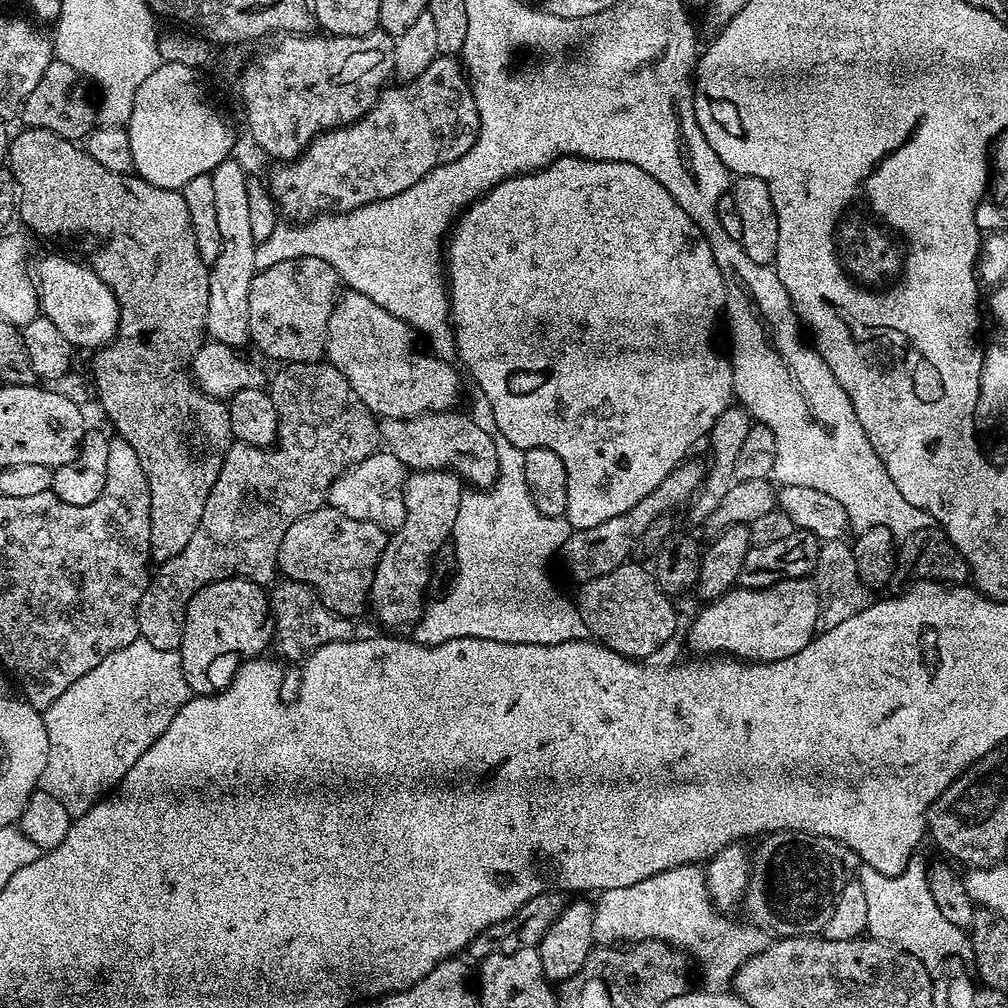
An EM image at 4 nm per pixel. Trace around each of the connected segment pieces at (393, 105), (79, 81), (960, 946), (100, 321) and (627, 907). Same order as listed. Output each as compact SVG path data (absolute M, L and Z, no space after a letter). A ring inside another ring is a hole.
M439 55L418 78L385 87L372 109L358 122L323 132L301 156L277 163L280 191L274 196L275 202L296 219L293 221L303 222L321 214L349 212L382 198L394 198L394 194L402 194L402 190L410 190L414 182L426 178L430 170L462 158L462 154L474 146L479 129L478 106L463 63L457 57Z
M62 58L53 59L50 66L46 66L46 74L34 90L24 99L22 109L23 123L29 128L50 130L50 134L58 134L67 140L83 141L88 133L98 124L98 108L88 97L85 81Z
M913 862L902 874L887 876L878 874L869 864L861 864L858 879L862 890L866 890L866 932L871 939L895 944L929 966L949 958L971 957L972 946L965 929L954 926L938 911L930 894L925 865Z
M50 256L36 266L34 287L38 297L38 308L54 326L58 326L62 338L70 342L73 349L92 348L99 350L116 337L116 327L120 321L120 303L114 294L98 278L91 267L75 264L60 256Z
M684 865L660 871L633 886L614 887L599 893L593 905L591 932L595 943L640 943L660 940L688 953L704 968L707 989L727 987L736 972L754 954L771 944L771 935L756 925L738 925L718 911L705 886L705 871L699 865ZM728 983L728 985L726 985Z

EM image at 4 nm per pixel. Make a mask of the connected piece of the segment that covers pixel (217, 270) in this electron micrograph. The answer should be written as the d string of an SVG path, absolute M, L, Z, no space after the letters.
M236 158L221 162L210 174L214 182L214 214L218 222L220 249L218 258L210 266L210 302L206 310L206 332L211 339L237 350L249 343L250 334L250 282L256 277L254 250L256 243L250 234L249 199L247 184L249 173L244 173Z

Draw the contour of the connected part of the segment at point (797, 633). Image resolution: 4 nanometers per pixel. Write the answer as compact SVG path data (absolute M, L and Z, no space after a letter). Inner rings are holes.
M812 578L802 580L783 580L769 588L741 588L732 589L719 600L711 601L696 616L692 629L688 632L688 644L696 654L727 654L732 658L739 658L757 664L774 662L782 658L790 658L790 654L798 654L802 646L811 642L817 635L818 622L818 594L816 581Z

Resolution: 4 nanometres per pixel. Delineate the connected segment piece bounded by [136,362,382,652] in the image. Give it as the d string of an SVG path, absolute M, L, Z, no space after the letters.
M317 362L315 364L285 363L283 366L277 368L280 369L277 370L276 377L273 380L271 377L270 380L272 401L278 410L278 422L280 423L275 445L271 448L258 448L239 442L232 443L224 459L222 470L218 474L218 478L210 490L210 494L206 498L206 510L202 510L202 522L198 522L198 530L194 530L194 538L190 538L190 542L186 542L186 550L182 550L182 554L163 561L157 567L160 568L157 572L155 569L154 575L149 579L146 590L142 594L142 602L138 602L136 621L138 622L138 630L140 631L139 639L150 642L150 646L154 646L154 650L170 650L171 652L175 652L179 649L182 642L184 615L188 609L190 598L194 598L194 594L206 587L207 584L212 584L215 580L237 579L253 580L253 582L261 586L271 585L278 576L276 559L278 558L278 550L282 546L282 538L286 538L286 530L290 530L290 526L294 526L294 522L298 522L298 518L302 518L307 512L317 512L319 508L325 507L328 498L328 487L346 469L352 468L358 462L362 462L366 457L372 456L381 447L382 441L377 417L373 416L372 411L364 405L362 398L358 398L358 394L354 394L354 390L350 390L350 382L346 382L346 378L342 378L342 374L335 366L327 362Z

